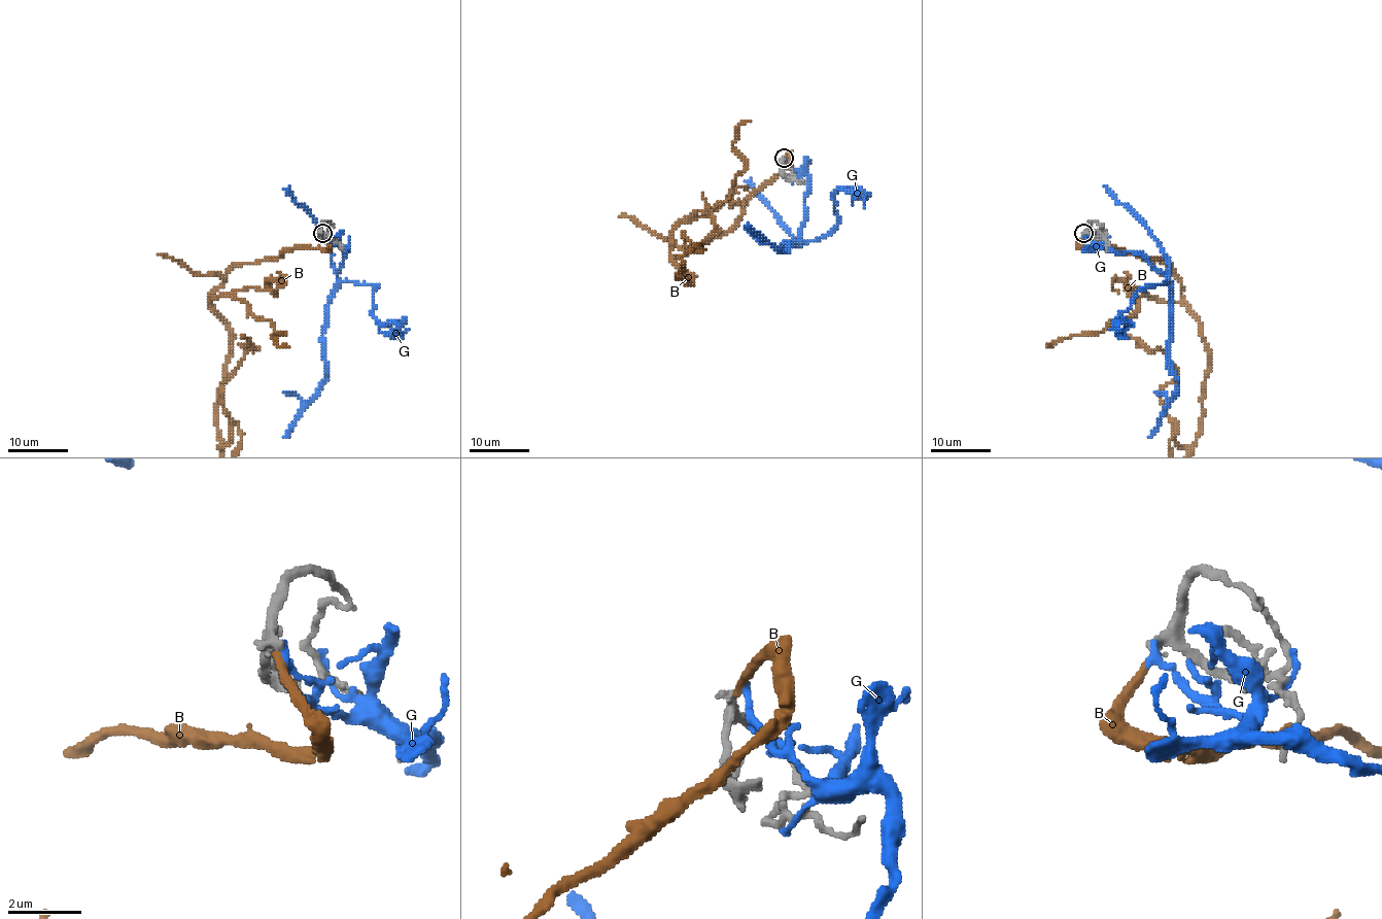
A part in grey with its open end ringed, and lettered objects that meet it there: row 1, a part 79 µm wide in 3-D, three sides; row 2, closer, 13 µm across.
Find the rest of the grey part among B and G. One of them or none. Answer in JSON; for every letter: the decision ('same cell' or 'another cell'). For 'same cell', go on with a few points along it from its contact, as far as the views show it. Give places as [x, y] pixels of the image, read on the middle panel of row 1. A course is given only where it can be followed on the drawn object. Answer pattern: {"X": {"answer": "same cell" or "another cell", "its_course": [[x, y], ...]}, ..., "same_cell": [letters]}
{"B": {"answer": "another cell"}, "G": {"answer": "another cell"}, "same_cell": []}

